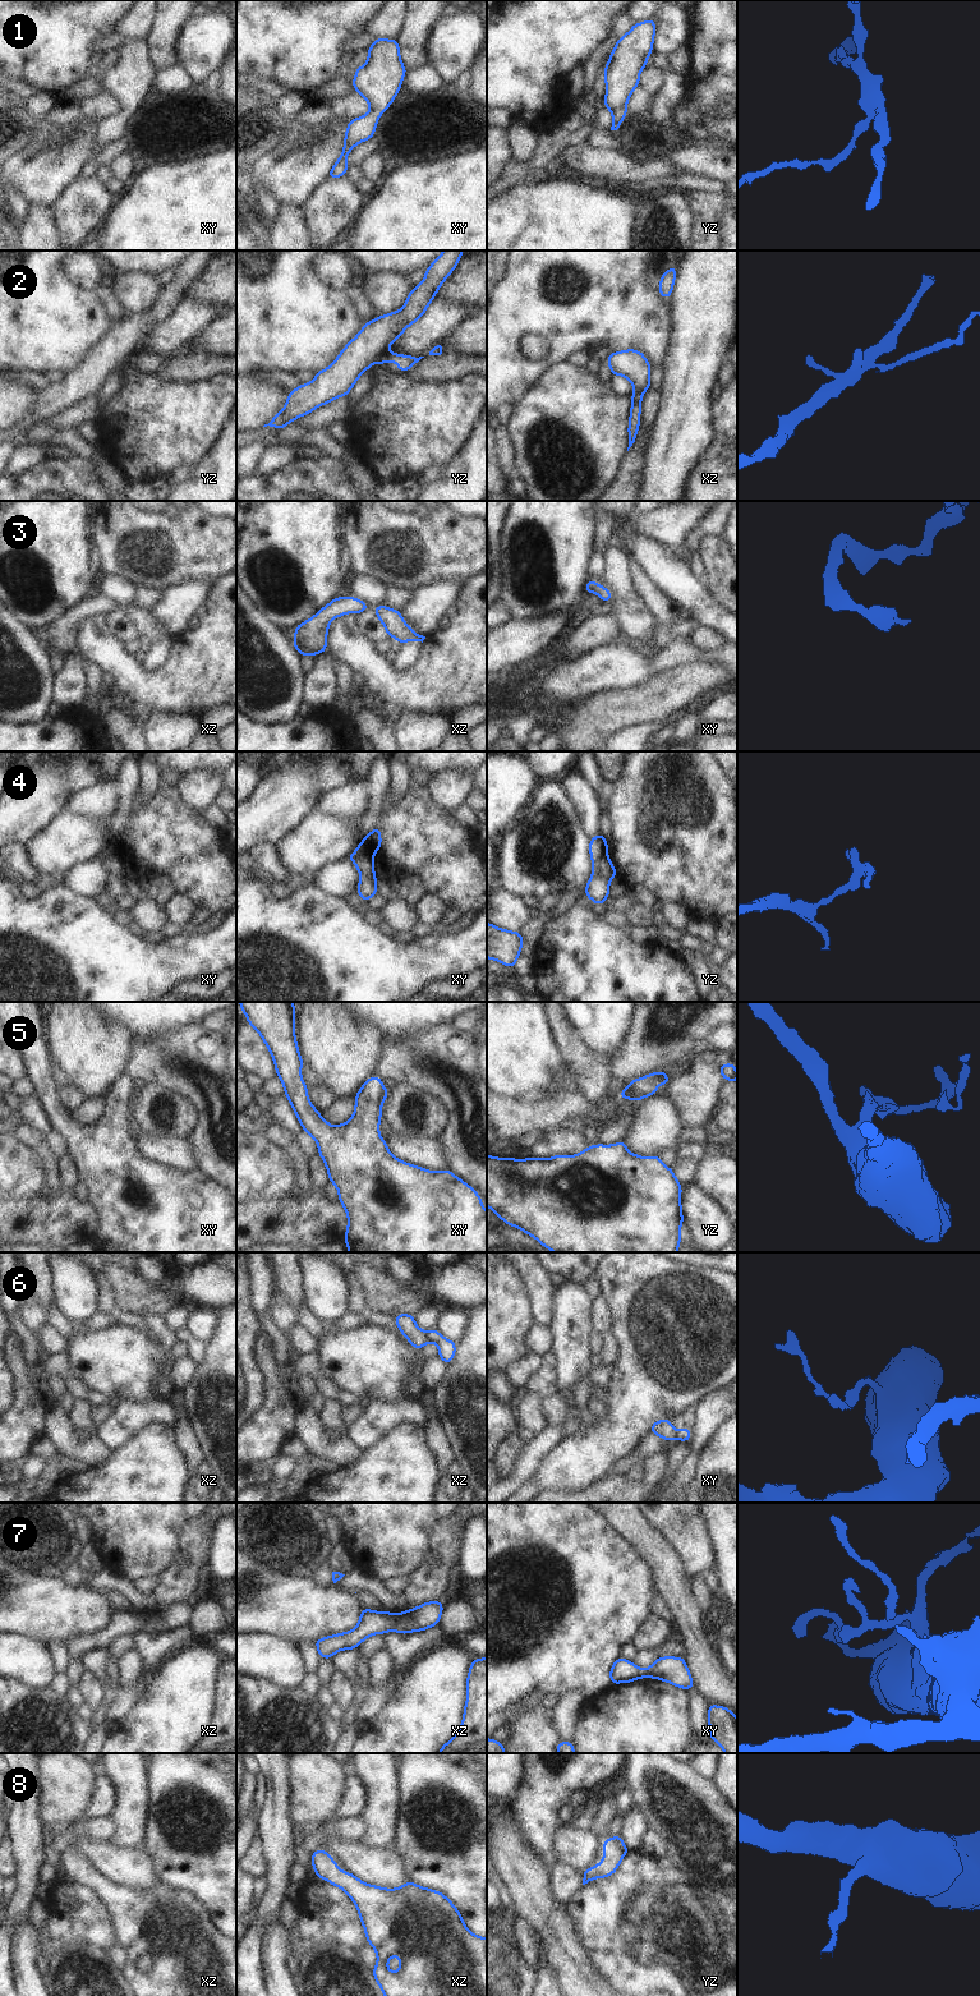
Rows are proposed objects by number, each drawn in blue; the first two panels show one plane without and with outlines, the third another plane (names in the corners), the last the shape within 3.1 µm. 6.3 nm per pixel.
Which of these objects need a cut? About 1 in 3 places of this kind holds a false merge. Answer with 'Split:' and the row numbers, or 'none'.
Split: 2, 5, 6

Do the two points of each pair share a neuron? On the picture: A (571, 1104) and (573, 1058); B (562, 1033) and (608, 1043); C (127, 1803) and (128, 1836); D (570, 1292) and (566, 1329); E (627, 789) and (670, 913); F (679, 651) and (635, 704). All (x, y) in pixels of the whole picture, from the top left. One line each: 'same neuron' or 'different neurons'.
A: different neurons
B: different neurons
C: same neuron
D: same neuron
E: different neurons
F: different neurons

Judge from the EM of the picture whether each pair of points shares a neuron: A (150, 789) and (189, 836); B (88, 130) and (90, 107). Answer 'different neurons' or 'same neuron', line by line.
A: different neurons
B: different neurons

